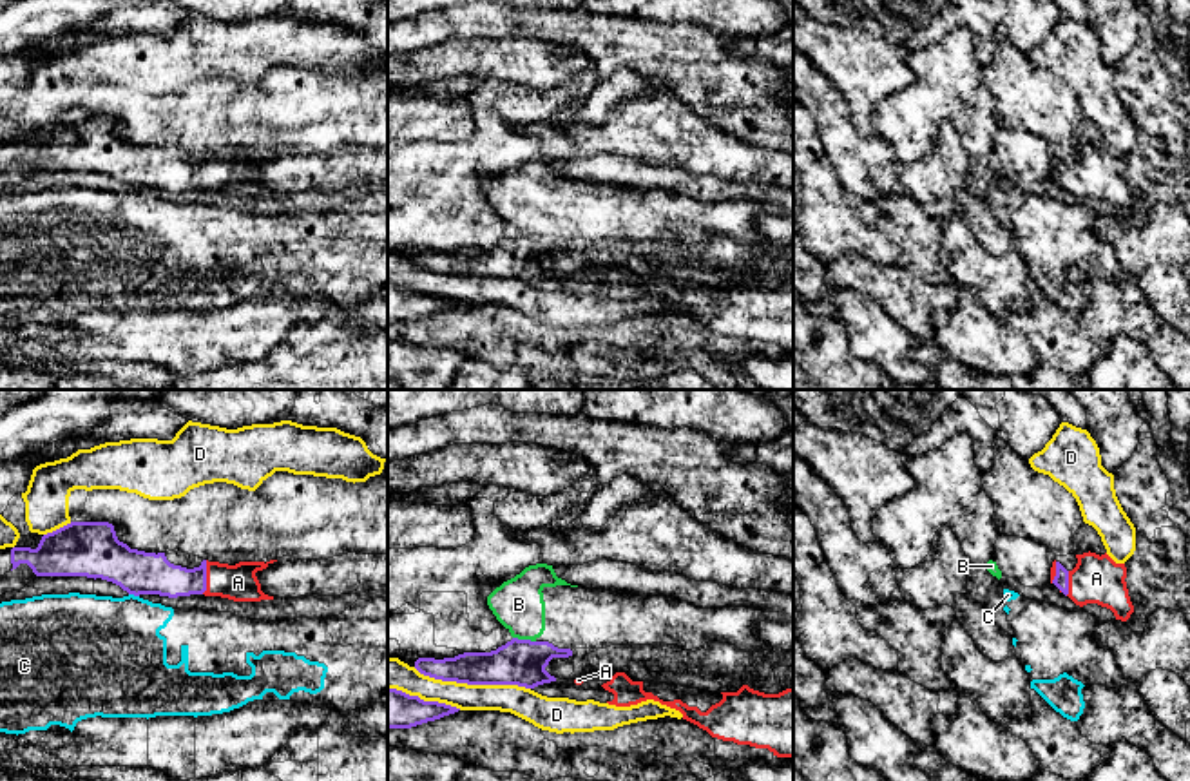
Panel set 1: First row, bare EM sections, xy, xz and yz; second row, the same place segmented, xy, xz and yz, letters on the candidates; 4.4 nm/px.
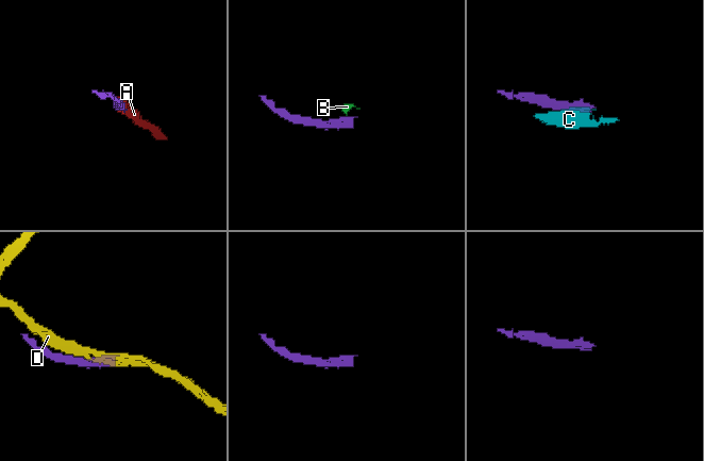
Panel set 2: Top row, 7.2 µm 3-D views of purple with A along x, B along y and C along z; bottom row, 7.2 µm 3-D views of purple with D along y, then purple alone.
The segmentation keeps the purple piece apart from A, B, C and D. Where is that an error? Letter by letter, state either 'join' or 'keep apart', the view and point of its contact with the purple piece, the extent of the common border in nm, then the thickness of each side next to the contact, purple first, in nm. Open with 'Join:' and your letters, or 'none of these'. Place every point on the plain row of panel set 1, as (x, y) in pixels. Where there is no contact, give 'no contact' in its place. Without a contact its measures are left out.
Join: A
A: join; contact xy (205, 171); length 150 nm; calibres 190 and 160 nm
B: keep apart; contact xz (524, 234); length 110 nm; calibres 200 and 220 nm
C: keep apart; contact xy (134, 189); length 50 nm; calibres 220 and 440 nm
D: keep apart; contact xz (471, 278); length 550 nm; calibres 200 and 130 nm

